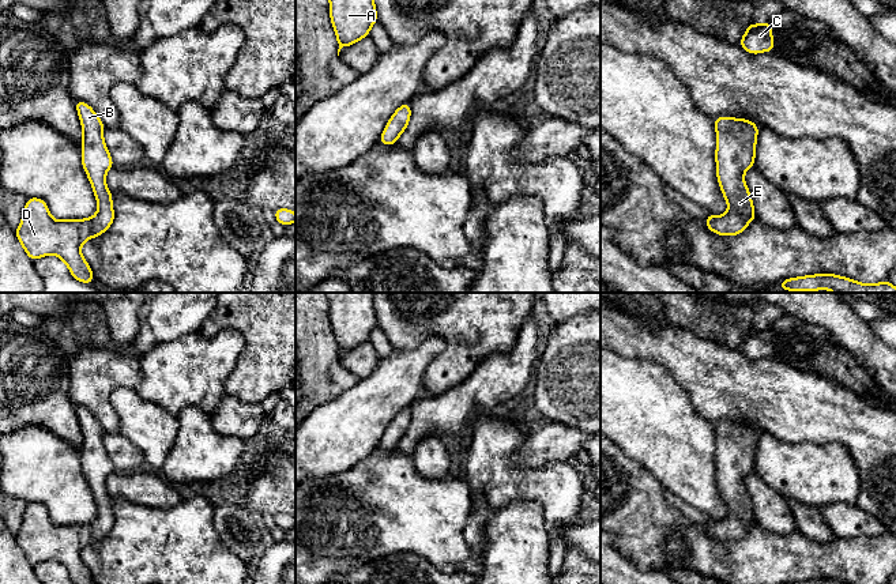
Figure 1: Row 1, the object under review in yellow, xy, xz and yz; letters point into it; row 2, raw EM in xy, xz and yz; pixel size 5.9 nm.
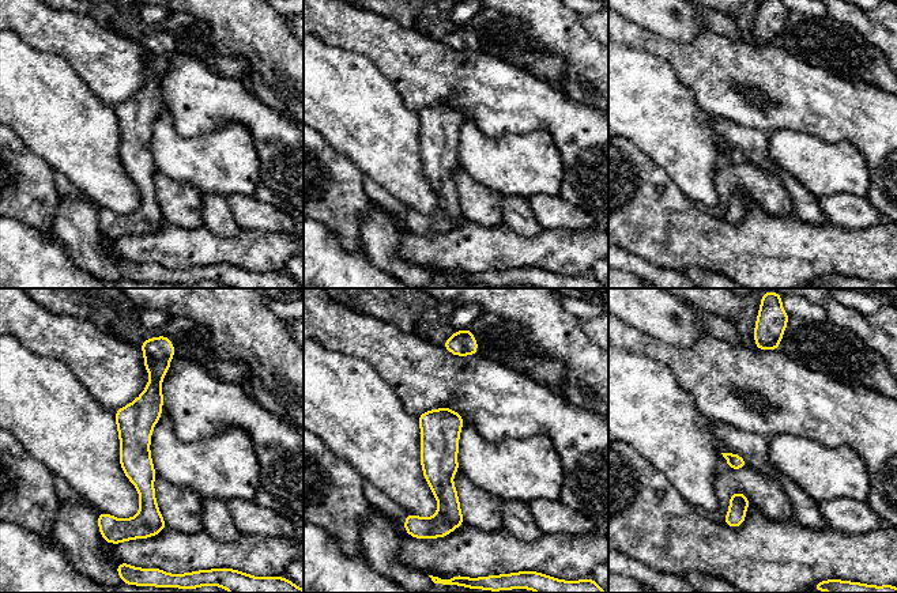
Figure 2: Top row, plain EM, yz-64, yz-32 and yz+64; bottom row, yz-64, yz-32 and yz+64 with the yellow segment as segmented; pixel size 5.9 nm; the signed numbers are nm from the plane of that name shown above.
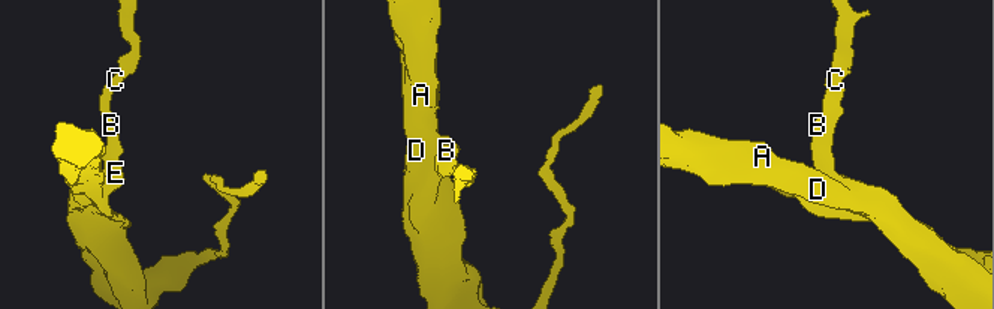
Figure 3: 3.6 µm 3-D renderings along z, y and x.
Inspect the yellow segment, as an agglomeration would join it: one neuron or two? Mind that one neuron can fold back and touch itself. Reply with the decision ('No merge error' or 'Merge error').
No merge error

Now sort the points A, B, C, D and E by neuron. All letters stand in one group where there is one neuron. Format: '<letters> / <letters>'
A B C D E

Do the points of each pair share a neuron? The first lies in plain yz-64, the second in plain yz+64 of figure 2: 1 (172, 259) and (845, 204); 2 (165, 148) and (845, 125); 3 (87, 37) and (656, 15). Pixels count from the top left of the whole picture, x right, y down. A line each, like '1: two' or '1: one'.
1: two
2: two
3: two

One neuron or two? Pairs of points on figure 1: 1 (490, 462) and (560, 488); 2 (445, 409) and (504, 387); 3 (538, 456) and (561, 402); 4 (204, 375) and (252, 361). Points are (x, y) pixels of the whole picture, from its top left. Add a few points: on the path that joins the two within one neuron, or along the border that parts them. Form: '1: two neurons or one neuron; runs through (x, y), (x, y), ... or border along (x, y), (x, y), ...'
1: one neuron; runs through (508, 479), (512, 483), (542, 485)
2: one neuron; runs through (460, 404), (489, 387)
3: two neurons; border along (550, 419), (584, 430)
4: two neurons; border along (243, 335), (243, 350), (226, 381), (225, 392)

